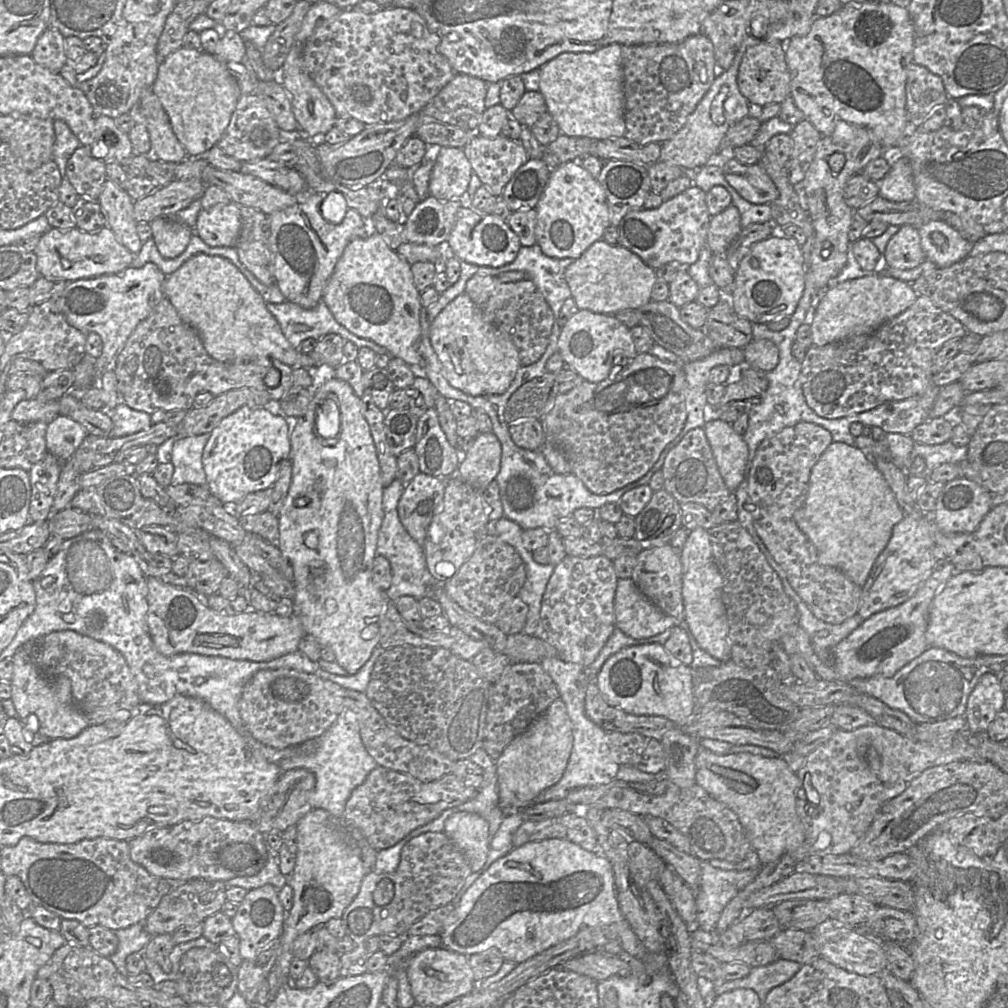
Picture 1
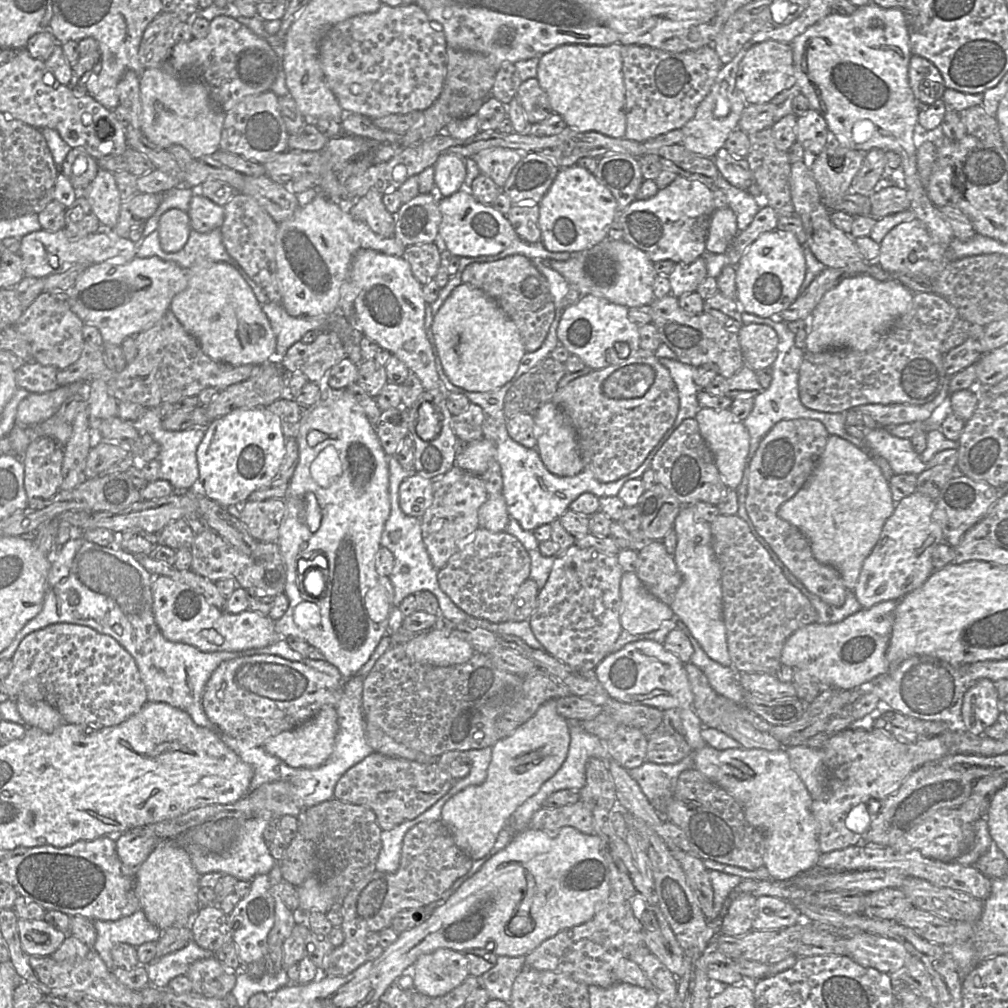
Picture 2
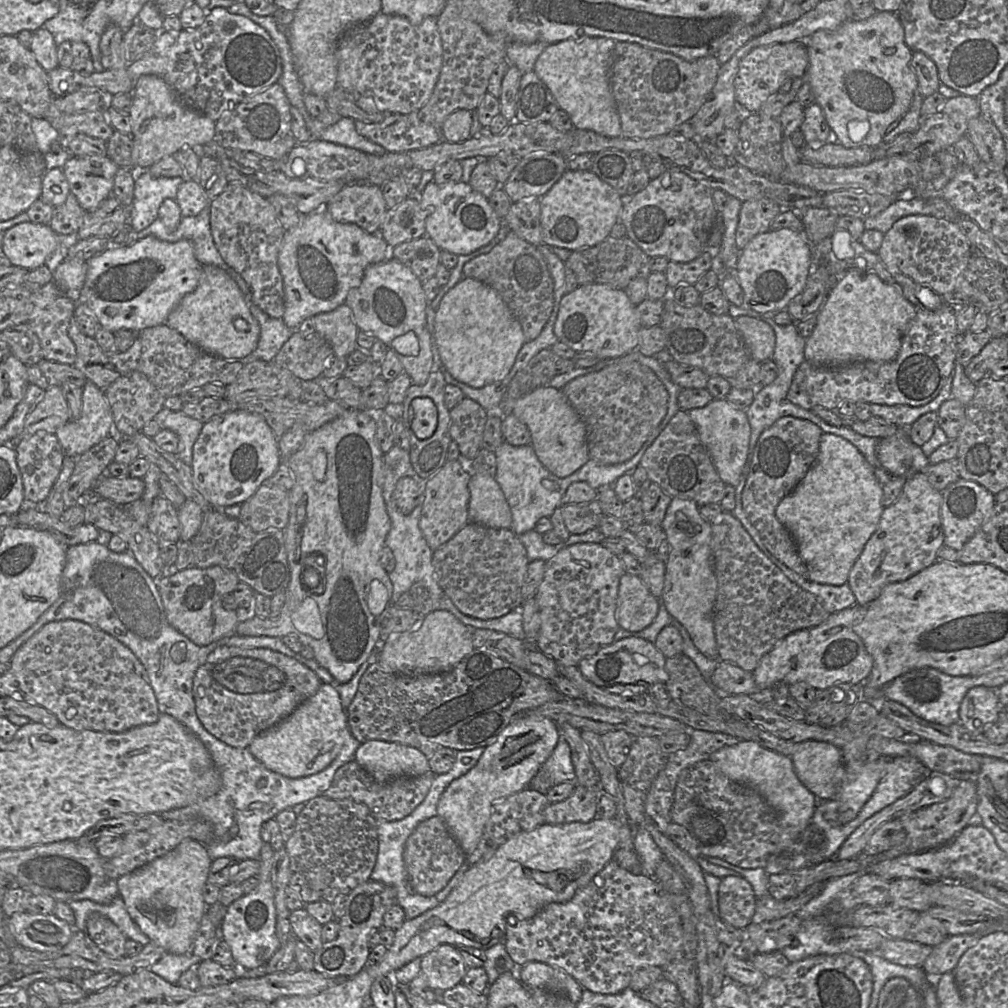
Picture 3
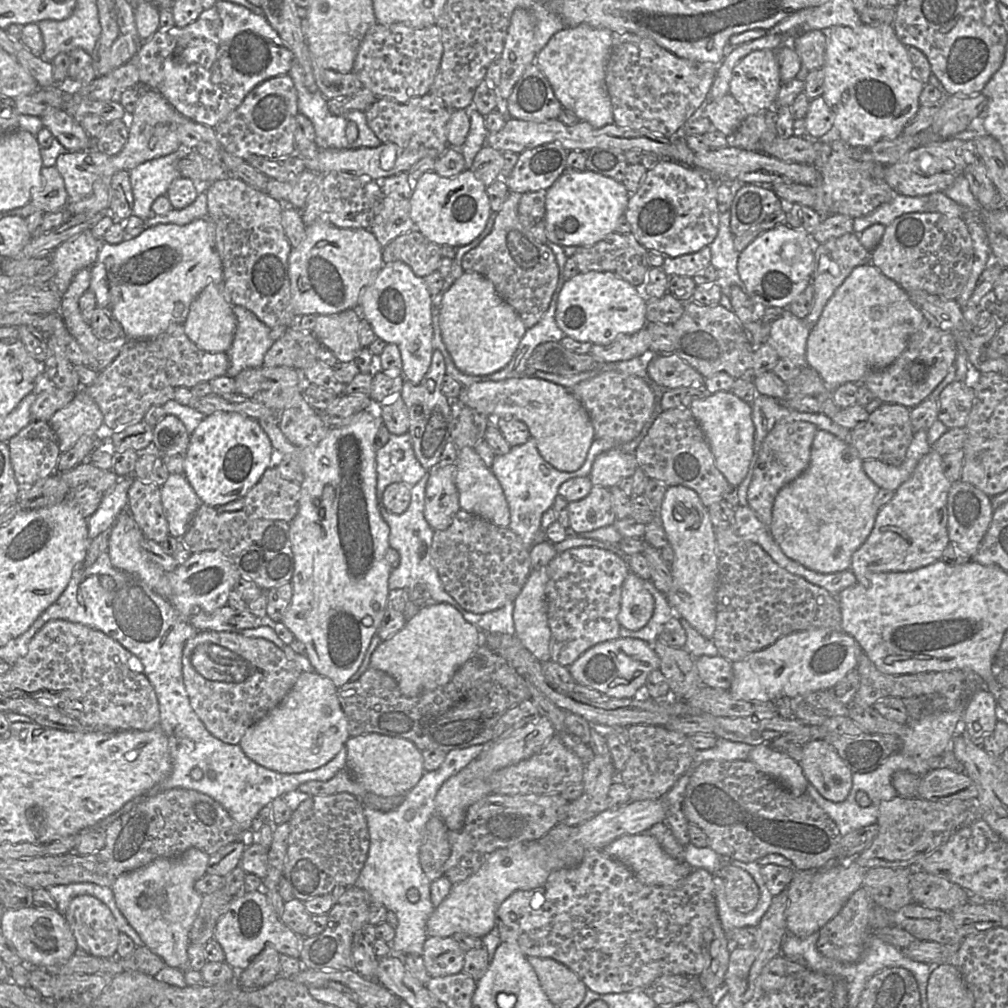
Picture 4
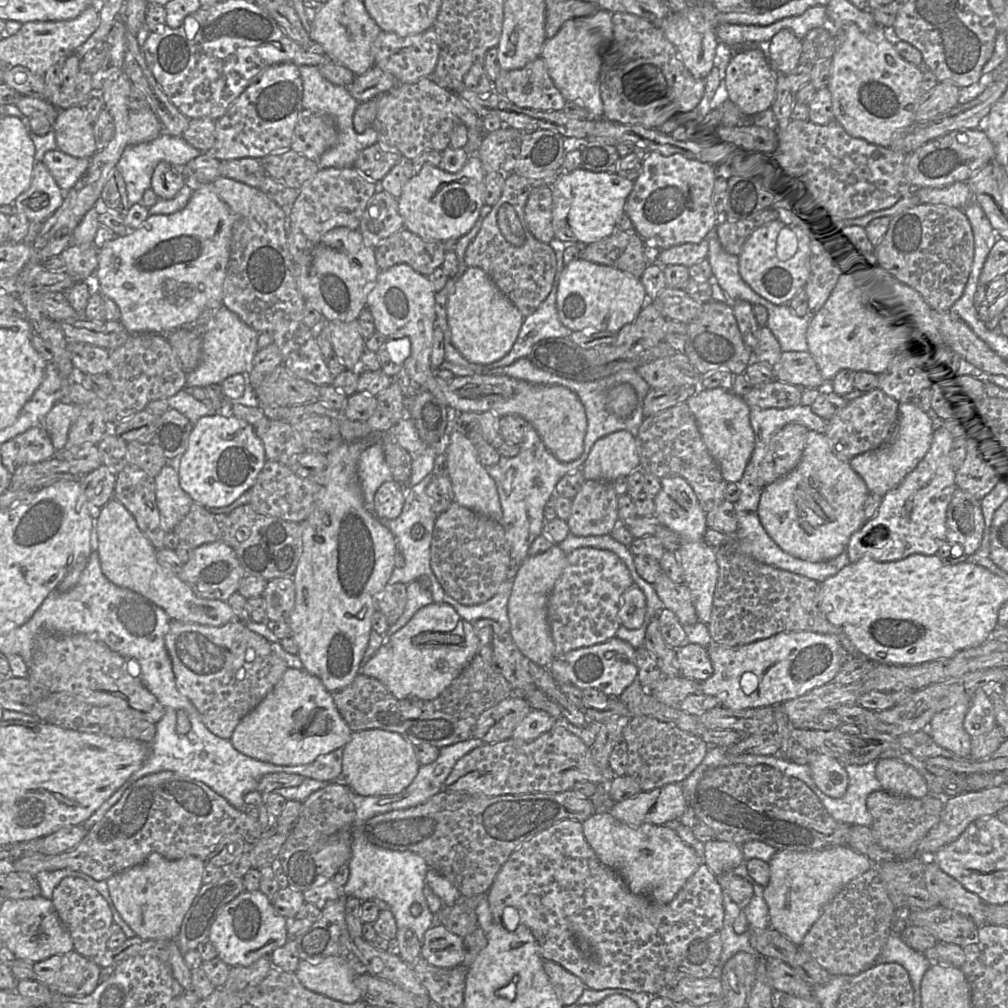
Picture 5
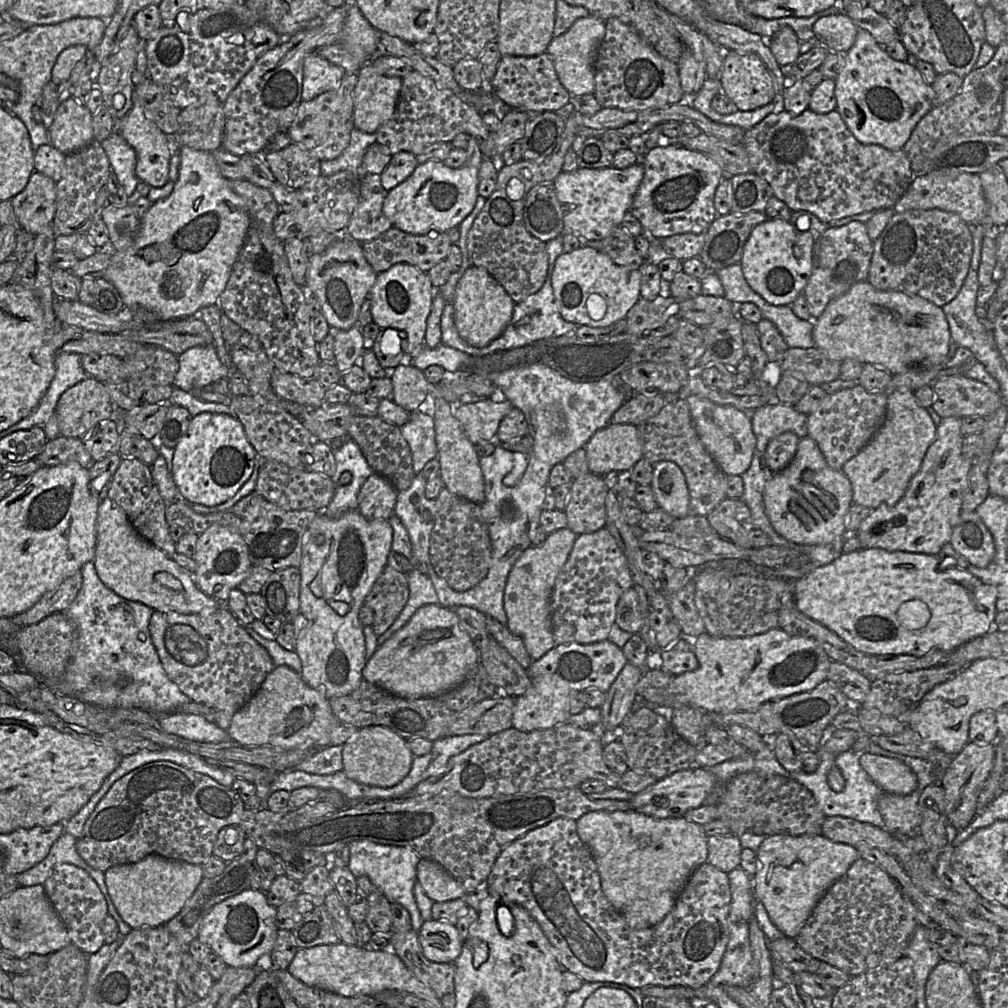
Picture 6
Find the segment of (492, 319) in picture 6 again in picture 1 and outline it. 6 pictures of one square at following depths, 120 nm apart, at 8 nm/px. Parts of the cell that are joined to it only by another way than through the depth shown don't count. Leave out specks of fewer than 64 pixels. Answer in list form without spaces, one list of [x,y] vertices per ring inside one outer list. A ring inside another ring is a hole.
[[[466,292],[452,300],[432,321],[430,341],[448,383],[471,396],[501,395],[521,367],[519,353]]]

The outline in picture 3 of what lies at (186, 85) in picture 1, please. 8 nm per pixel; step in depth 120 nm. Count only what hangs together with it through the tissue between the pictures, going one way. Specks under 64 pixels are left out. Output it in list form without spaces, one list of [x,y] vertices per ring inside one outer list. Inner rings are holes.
[[[142,75],[138,79],[129,115],[133,140],[131,158],[135,172],[147,170],[164,157],[186,148],[193,148],[198,152],[199,147],[215,139],[216,122],[186,107],[169,85],[155,75]]]

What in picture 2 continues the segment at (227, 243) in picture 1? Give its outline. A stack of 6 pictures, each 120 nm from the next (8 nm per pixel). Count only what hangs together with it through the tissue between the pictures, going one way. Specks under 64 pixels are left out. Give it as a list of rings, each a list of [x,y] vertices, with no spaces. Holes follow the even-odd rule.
[[[197,191],[191,198],[187,214],[191,228],[199,233],[220,229],[224,221],[223,206],[213,203]]]

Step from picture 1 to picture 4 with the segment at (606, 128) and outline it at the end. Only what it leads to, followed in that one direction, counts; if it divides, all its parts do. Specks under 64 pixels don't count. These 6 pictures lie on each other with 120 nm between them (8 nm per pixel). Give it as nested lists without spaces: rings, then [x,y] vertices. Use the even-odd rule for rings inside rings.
[[[579,24],[555,33],[535,59],[535,64],[548,79],[562,107],[574,112],[580,121],[587,122],[595,128],[614,123],[605,84],[611,45],[611,30]]]

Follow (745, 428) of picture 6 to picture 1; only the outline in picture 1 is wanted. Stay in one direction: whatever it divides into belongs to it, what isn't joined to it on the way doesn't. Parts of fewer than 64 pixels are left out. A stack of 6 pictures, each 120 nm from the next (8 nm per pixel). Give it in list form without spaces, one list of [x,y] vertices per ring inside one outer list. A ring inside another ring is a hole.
[[[721,419],[707,421],[704,431],[721,477],[728,489],[733,492],[744,478],[749,454],[748,445],[744,437],[736,433],[732,424]]]

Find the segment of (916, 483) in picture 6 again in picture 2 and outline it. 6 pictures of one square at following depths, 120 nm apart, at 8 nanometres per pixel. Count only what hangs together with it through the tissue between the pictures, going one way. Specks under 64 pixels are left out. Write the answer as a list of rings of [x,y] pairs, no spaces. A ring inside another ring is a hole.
[[[918,491],[896,503],[877,544],[863,563],[853,590],[862,609],[869,609],[883,601],[899,601],[921,587],[933,573],[933,551],[944,542],[942,529],[935,519],[935,507],[936,500]]]

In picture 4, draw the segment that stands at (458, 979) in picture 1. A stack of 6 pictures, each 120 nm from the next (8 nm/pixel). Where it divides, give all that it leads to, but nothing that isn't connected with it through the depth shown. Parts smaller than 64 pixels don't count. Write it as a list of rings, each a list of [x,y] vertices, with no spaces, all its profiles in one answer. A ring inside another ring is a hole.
[[[428,936],[424,942],[422,958],[430,977],[443,977],[460,973],[465,952],[450,937]]]

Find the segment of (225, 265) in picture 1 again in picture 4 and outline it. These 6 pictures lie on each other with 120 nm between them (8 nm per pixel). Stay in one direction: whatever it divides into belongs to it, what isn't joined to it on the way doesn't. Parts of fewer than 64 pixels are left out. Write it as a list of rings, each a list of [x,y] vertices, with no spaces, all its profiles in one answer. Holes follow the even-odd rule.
[[[222,285],[206,286],[190,304],[189,313],[183,323],[185,334],[201,350],[226,353],[232,344],[237,326],[232,307],[233,304],[226,299]]]

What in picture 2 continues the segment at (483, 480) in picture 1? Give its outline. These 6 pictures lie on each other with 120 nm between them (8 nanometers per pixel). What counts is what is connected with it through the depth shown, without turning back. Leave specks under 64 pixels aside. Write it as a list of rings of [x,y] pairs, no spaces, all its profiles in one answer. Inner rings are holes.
[[[483,438],[469,443],[465,451],[457,455],[455,465],[460,469],[481,476],[496,460],[496,443]]]

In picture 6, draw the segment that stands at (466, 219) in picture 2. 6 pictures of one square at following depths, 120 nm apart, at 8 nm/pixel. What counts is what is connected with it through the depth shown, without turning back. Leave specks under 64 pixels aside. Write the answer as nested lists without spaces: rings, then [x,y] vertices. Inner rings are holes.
[[[469,135],[468,140],[467,160],[461,168],[449,168],[441,161],[426,161],[417,165],[414,172],[406,180],[388,191],[383,202],[383,213],[393,227],[412,235],[435,235],[437,231],[445,233],[454,227],[460,226],[473,210],[479,196],[477,191],[478,173],[483,161],[483,155],[476,139]]]

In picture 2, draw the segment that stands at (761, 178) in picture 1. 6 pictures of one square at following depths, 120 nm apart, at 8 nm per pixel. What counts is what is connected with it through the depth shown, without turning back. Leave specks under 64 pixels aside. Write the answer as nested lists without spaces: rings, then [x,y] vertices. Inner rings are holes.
[[[725,147],[718,150],[714,163],[724,179],[734,187],[748,190],[754,184],[747,160],[734,158]]]

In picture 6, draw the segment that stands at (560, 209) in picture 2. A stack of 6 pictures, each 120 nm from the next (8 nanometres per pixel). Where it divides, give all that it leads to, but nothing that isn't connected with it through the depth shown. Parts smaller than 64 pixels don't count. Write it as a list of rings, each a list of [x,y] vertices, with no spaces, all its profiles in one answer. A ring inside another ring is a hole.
[[[642,162],[625,169],[578,168],[572,172],[561,172],[553,183],[563,211],[564,234],[583,236],[587,240],[605,239],[615,228],[620,227],[626,212],[630,212],[643,175]]]

